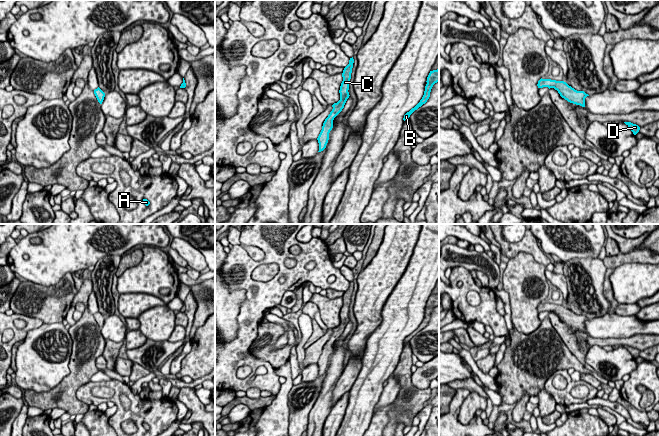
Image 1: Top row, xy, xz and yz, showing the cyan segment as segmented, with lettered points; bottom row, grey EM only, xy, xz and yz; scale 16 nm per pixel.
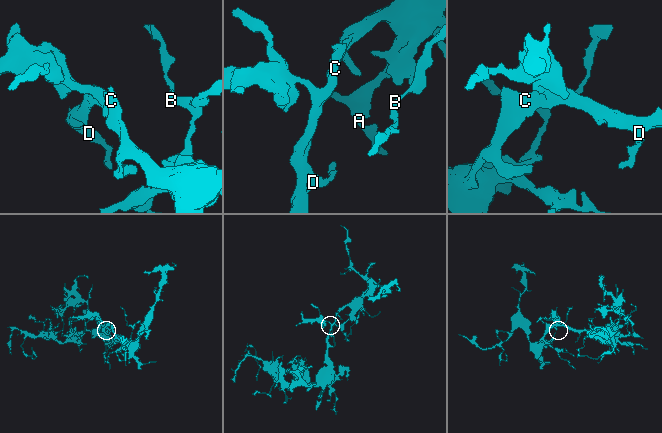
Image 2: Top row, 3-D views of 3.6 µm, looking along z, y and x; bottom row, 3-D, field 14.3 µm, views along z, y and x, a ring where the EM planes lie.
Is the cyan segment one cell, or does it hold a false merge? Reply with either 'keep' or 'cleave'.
keep

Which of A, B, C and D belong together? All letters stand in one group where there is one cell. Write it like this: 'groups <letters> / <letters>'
groups A B C D

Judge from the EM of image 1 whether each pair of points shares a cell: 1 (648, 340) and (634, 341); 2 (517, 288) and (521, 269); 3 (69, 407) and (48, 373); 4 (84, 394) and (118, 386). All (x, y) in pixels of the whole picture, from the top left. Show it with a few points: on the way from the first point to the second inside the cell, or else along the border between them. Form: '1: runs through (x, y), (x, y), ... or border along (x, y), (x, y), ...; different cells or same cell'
1: runs through (645, 341), (637, 341); same cell
2: runs through (520, 283), (521, 274); same cell
3: border along (69, 366), (69, 372), (55, 386), (33, 391); different cells
4: runs through (91, 385), (93, 383), (109, 383); same cell

